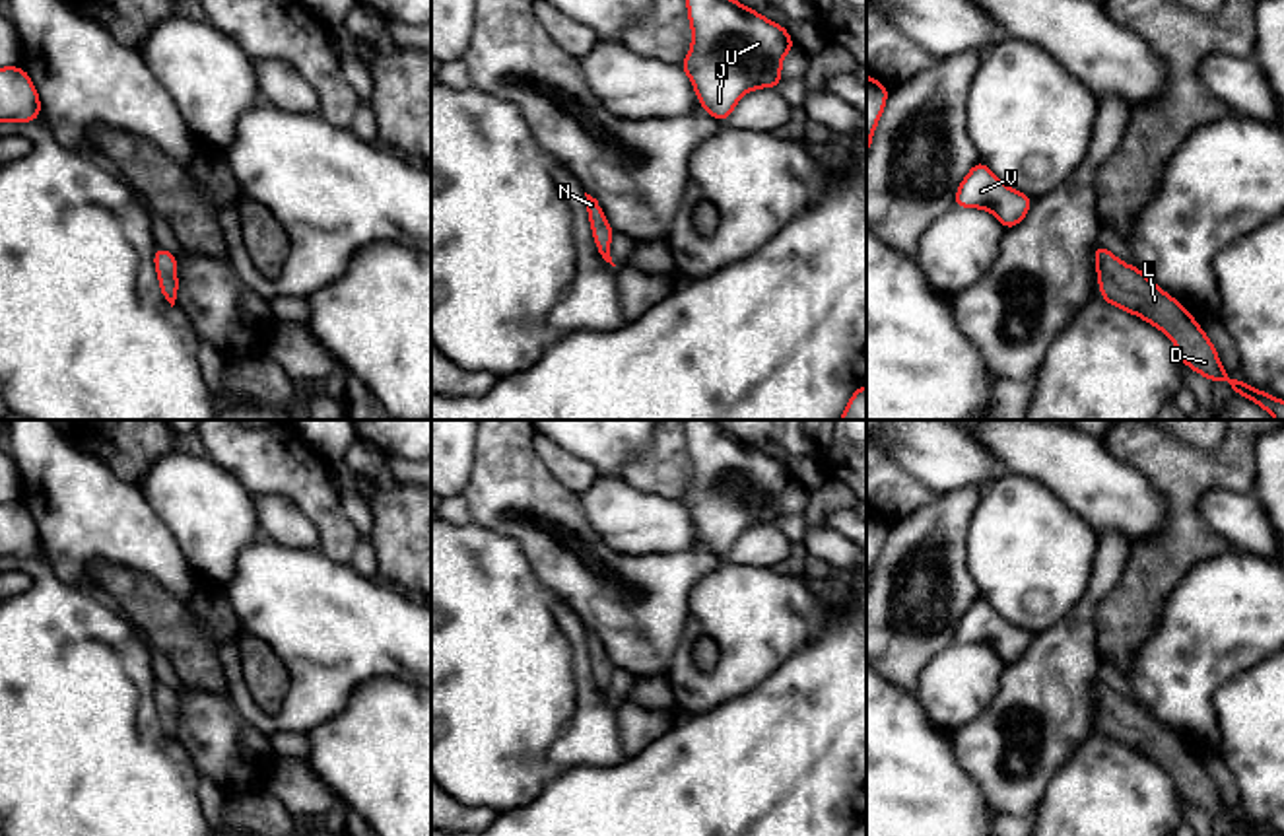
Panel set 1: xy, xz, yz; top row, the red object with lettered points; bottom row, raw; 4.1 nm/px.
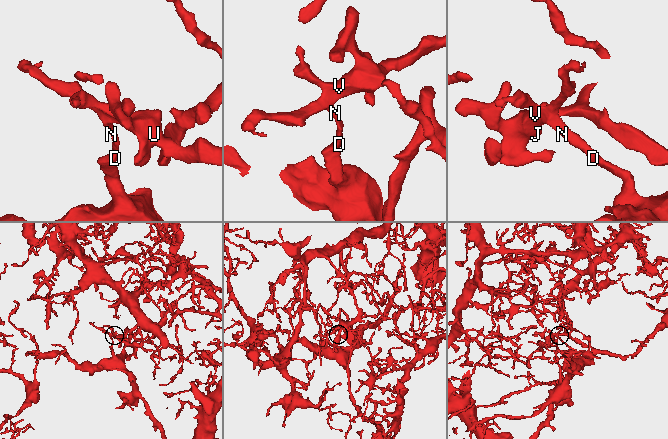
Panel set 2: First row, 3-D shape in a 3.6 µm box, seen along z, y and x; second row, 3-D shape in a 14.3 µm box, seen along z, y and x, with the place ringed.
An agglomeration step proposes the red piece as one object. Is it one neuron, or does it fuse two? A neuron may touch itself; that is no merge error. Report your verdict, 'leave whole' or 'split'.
leave whole

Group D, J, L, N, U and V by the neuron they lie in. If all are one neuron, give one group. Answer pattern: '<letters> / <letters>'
D J L N U V

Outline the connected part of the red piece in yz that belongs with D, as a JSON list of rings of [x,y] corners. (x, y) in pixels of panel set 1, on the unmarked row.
[[[1101,679],[1094,680],[1094,690],[1101,735],[1164,766],[1173,776],[1183,801],[1199,807],[1208,817],[1226,817],[1233,830],[1249,836],[1280,836],[1267,826],[1251,822],[1241,813],[1232,815],[1224,807],[1212,776],[1200,766],[1199,756],[1142,706],[1125,700]]]

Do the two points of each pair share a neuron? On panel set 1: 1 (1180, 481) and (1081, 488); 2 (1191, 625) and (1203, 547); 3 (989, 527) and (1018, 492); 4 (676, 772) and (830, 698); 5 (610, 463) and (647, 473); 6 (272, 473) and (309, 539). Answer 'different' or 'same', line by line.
1: different
2: different
3: same
4: same
5: different
6: different

